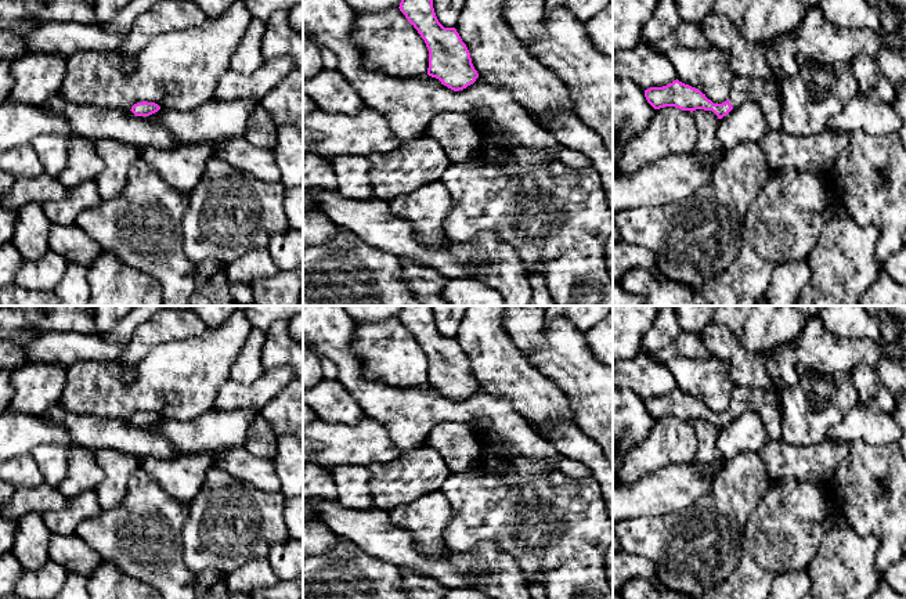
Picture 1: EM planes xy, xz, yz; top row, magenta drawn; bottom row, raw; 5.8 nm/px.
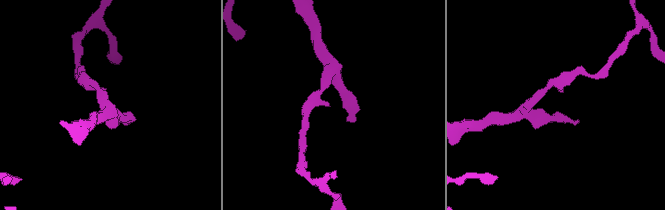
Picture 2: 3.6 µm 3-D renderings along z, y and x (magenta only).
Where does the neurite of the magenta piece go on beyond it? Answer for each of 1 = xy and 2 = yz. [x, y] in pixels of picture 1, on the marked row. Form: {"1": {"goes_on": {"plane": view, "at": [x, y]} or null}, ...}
{"1": {"goes_on": null}, "2": {"goes_on": {"plane": "yz", "at": [765, 93]}}}

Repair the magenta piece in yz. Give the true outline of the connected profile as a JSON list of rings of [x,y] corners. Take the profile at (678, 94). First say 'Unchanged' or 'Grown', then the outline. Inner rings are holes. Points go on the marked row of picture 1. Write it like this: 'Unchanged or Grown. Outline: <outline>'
Grown. Outline: [[[736,76],[732,82],[729,97],[722,104],[714,104],[699,89],[679,82],[678,79],[663,87],[645,90],[647,102],[660,109],[675,107],[682,111],[712,111],[718,119],[747,101],[761,105],[769,129],[782,129],[782,102],[779,101],[779,84],[754,77]]]

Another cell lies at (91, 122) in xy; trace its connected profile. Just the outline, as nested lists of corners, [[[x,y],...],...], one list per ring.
[[[58,93],[40,108],[66,119],[69,129],[83,138],[111,138],[140,151],[147,148],[172,149],[181,145],[159,125],[160,109],[149,116],[136,116],[130,109],[66,101]]]

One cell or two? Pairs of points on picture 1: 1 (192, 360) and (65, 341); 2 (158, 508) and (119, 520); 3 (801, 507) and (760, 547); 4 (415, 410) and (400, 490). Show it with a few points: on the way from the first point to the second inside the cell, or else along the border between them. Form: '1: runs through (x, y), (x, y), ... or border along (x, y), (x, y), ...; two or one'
1: border along (82, 361), (115, 363); two
2: runs through (148, 518), (145, 520), (129, 520); one
3: runs through (791, 516), (769, 538); one
4: border along (421, 444), (401, 455); two

